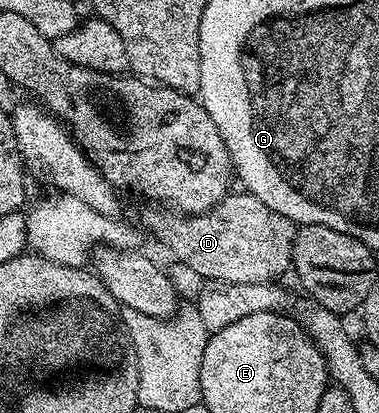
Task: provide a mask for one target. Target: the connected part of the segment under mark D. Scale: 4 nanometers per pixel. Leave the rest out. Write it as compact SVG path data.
M227 193L215 207L199 215L183 215L157 206L147 206L141 226L151 231L179 263L188 265L205 281L273 283L291 270L296 225L288 217L268 209L254 195Z

